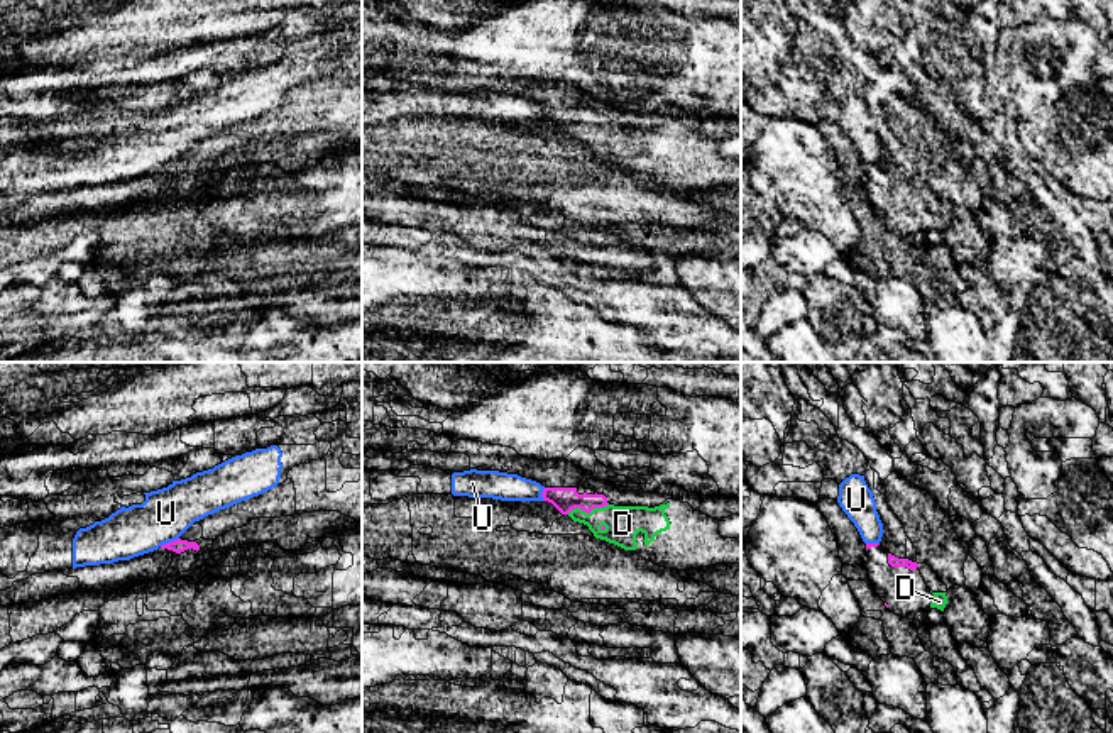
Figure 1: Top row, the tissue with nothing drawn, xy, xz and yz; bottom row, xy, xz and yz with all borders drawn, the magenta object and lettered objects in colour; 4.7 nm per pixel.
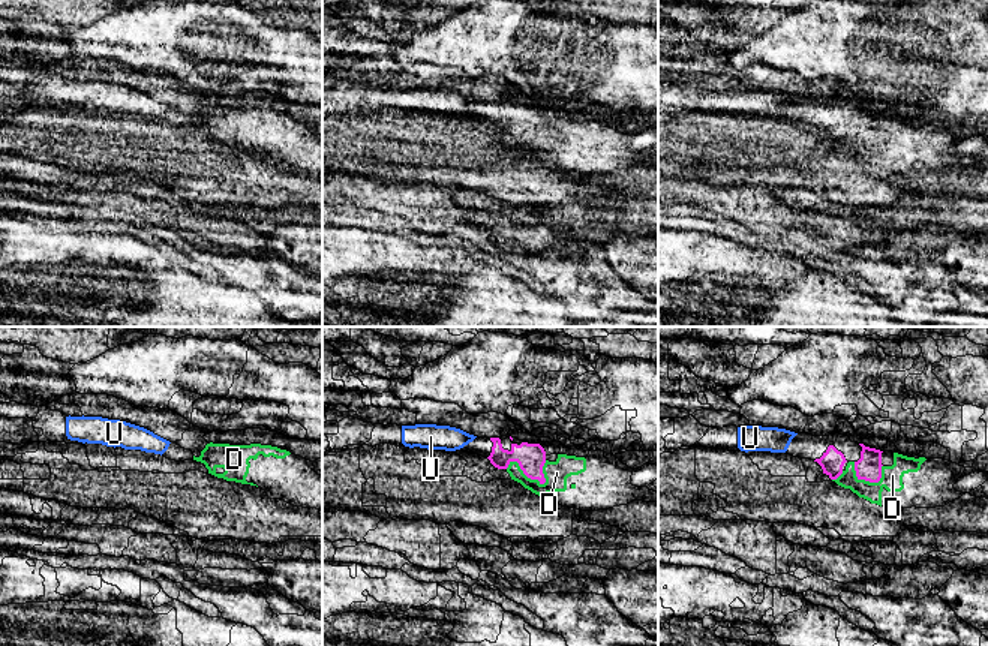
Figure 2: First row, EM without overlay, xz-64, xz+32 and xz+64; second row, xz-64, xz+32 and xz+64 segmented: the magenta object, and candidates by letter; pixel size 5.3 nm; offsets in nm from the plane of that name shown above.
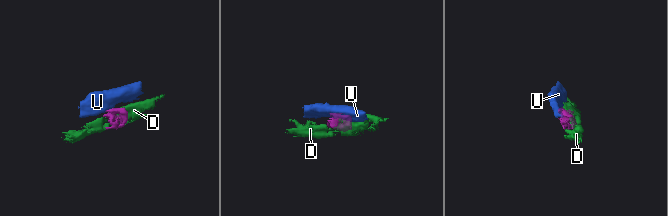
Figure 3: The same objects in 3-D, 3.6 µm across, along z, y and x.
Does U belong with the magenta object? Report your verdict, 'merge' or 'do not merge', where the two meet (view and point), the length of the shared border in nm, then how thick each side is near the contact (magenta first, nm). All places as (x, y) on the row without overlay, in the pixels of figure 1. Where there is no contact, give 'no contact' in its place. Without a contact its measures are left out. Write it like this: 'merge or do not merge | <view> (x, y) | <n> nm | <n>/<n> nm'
do not merge | xy (169, 163) | 100 nm | 70/240 nm

